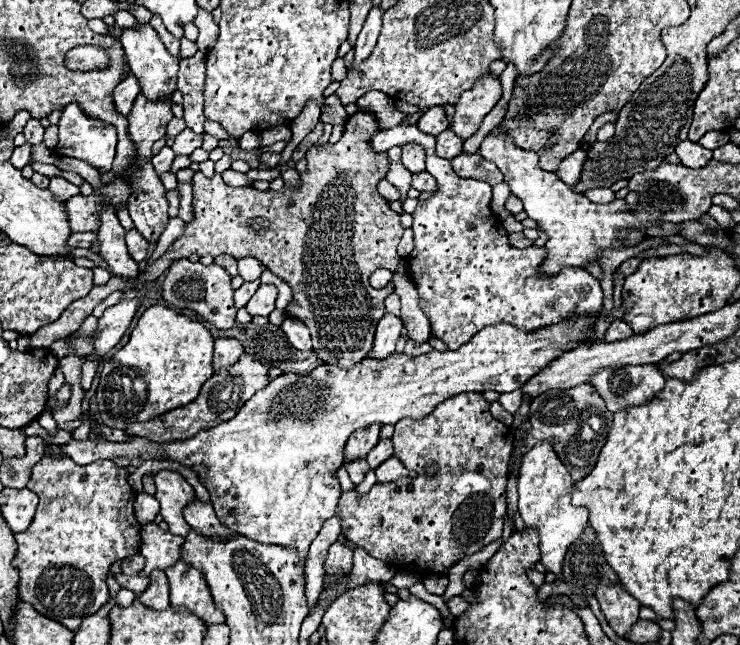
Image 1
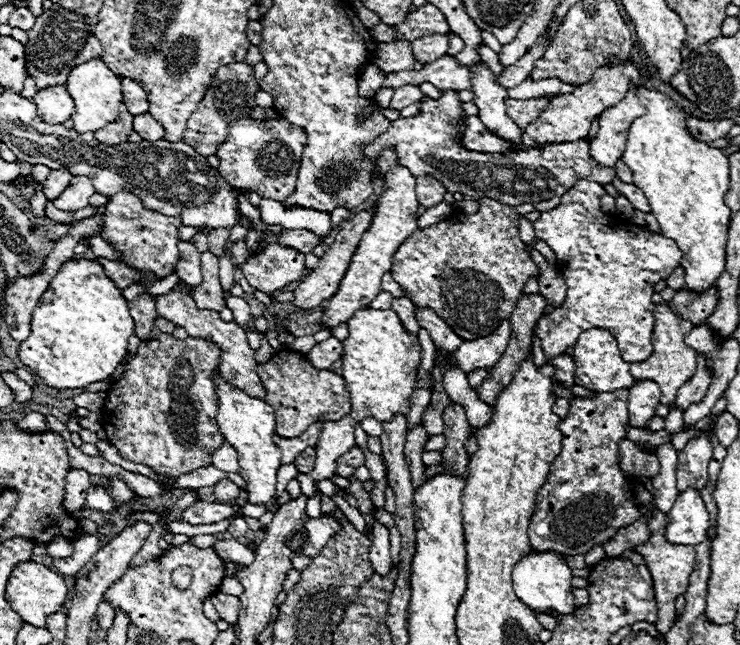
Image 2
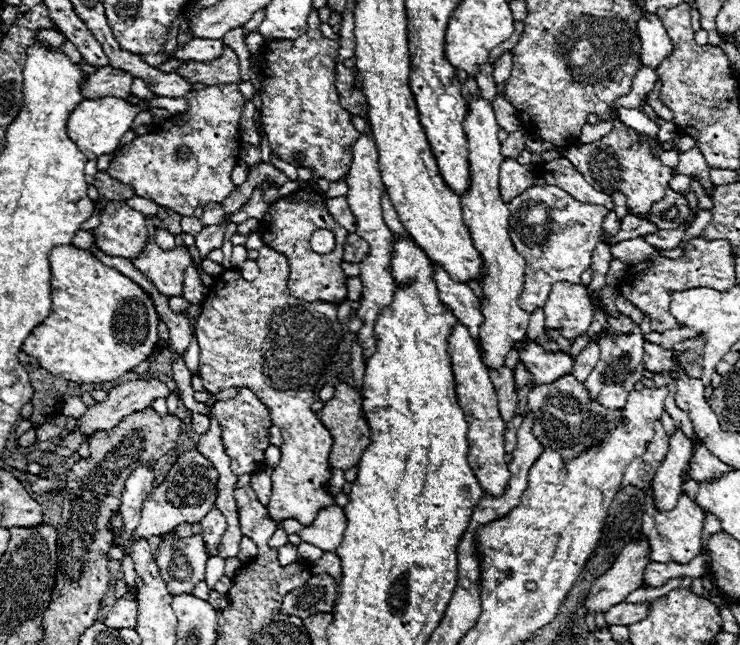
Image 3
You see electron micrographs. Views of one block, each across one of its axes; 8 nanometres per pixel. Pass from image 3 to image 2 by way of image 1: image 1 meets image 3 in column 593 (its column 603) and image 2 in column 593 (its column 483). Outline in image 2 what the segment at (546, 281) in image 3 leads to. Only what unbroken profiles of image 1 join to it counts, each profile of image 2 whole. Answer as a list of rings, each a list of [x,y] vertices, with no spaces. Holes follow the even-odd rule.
[[[632,84],[626,98],[616,106],[604,110],[600,116],[600,130],[596,140],[590,144],[590,154],[602,166],[614,166],[616,160],[624,154],[626,136],[632,122],[644,114],[644,106],[638,102],[636,86]]]

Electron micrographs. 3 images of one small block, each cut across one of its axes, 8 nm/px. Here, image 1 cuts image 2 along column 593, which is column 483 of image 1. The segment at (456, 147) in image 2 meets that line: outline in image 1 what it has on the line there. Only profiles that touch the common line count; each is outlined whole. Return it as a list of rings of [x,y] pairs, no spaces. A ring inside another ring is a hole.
[[[462,152],[460,156],[452,158],[452,168],[462,178],[476,178],[492,186],[504,182],[504,174],[500,174],[500,170],[492,162],[486,162],[478,152]]]

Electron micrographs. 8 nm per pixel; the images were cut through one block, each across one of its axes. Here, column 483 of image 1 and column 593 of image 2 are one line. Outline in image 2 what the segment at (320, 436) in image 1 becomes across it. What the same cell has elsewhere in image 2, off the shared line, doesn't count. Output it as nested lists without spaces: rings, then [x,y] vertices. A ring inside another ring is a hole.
[[[596,328],[596,330],[586,330],[584,334],[580,334],[578,342],[574,344],[572,360],[576,364],[574,382],[592,392],[598,392],[598,394],[612,392],[612,390],[620,390],[620,388],[630,388],[634,384],[634,378],[630,374],[630,364],[622,360],[616,338],[606,330]]]

